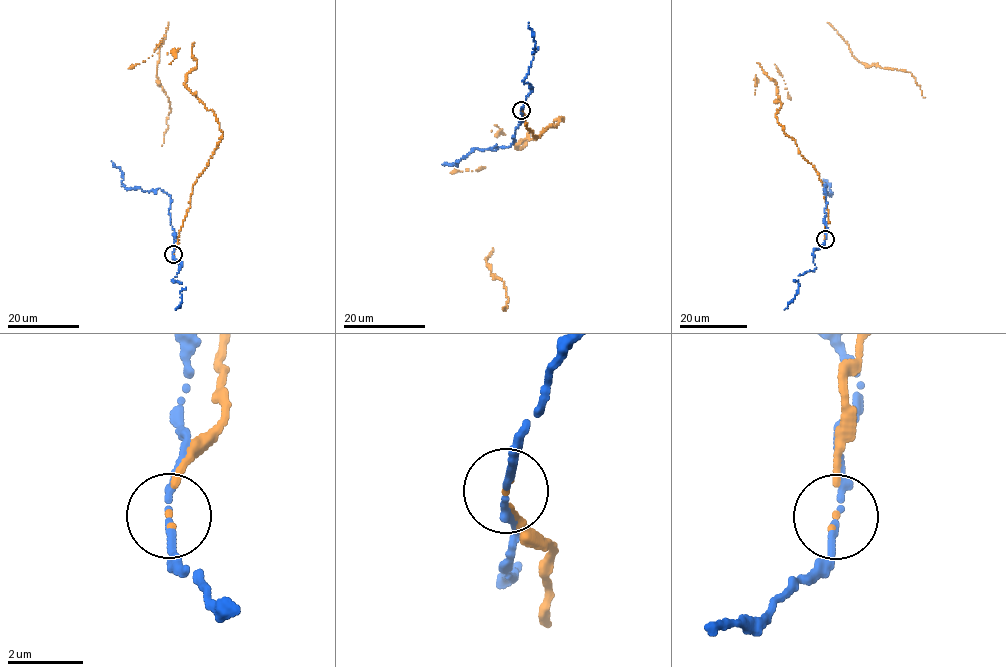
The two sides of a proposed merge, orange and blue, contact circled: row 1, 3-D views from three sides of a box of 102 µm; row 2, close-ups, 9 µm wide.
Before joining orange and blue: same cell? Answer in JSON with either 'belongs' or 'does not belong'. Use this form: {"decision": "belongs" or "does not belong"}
{"decision": "does not belong"}

